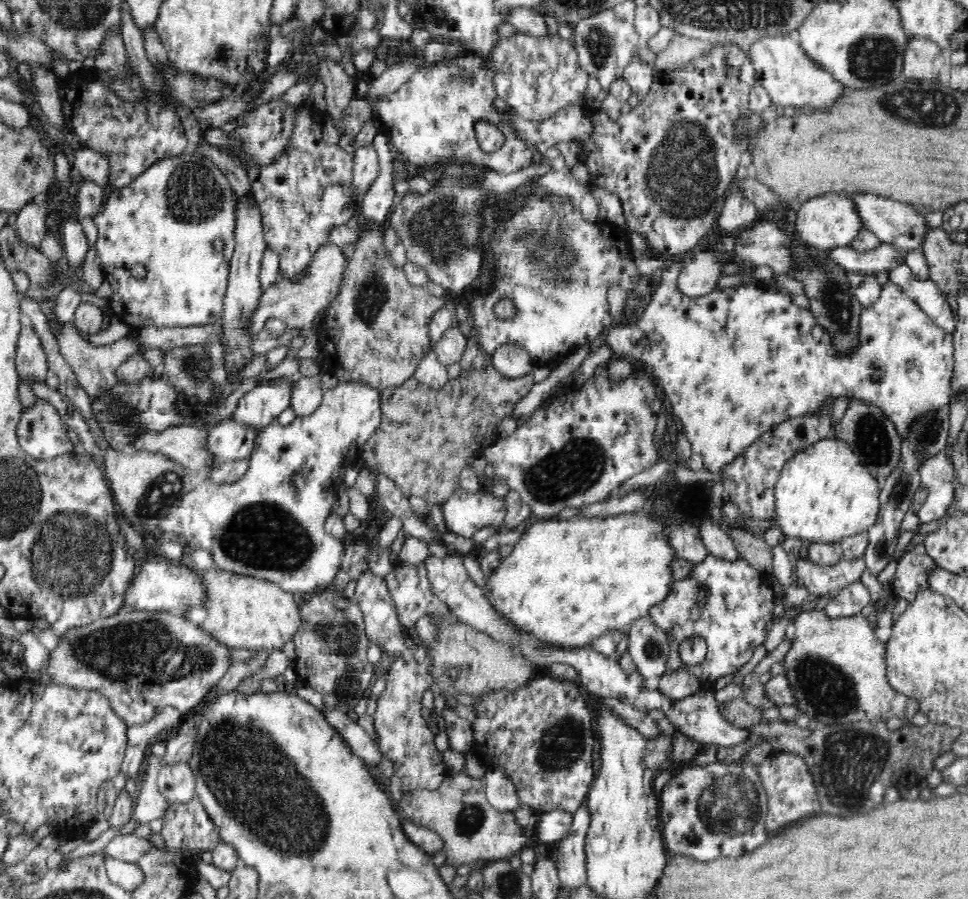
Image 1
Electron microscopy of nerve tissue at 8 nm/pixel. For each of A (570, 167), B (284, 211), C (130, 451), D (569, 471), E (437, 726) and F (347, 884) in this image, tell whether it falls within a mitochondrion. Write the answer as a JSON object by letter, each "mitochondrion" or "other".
{"A":"other","B":"mitochondrion","C":"other","D":"mitochondrion","E":"other","F":"other"}

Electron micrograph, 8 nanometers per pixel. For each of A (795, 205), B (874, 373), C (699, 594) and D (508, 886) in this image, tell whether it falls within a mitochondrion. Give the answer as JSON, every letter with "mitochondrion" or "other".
{"A":"other","B":"mitochondrion","C":"mitochondrion","D":"mitochondrion"}

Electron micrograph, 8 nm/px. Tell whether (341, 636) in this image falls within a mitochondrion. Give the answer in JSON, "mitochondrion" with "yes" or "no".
{"mitochondrion":"yes"}

